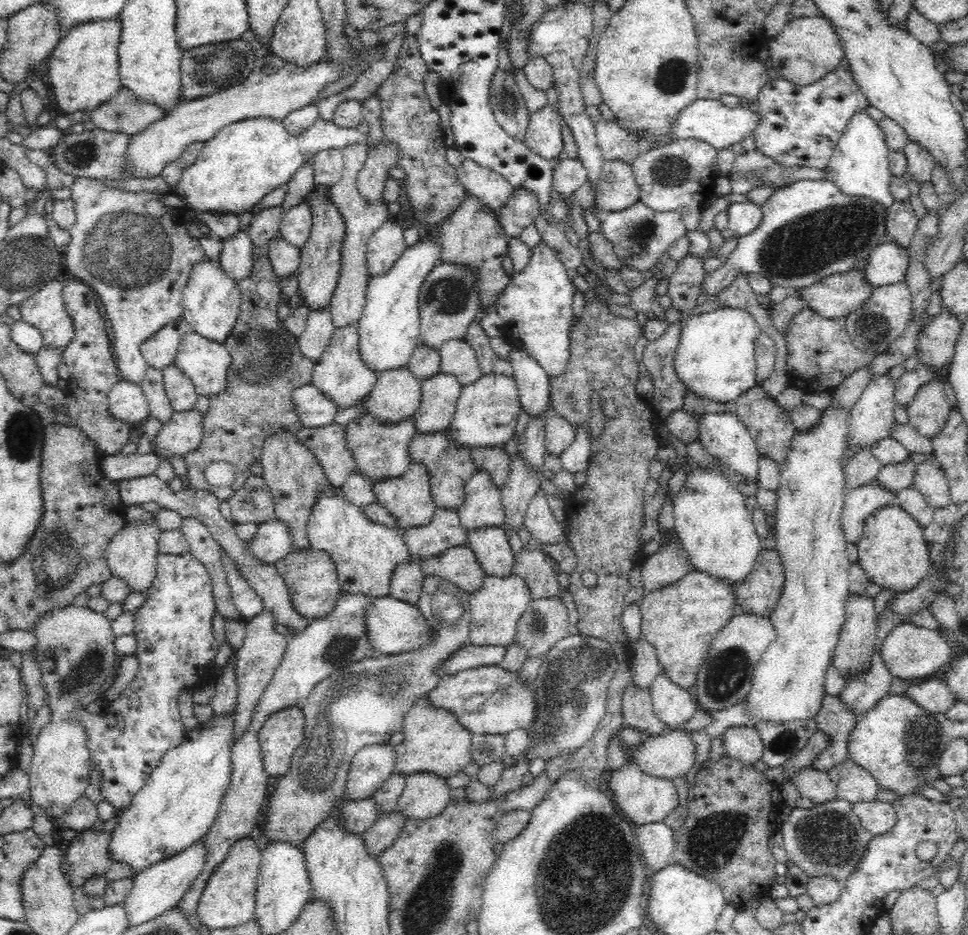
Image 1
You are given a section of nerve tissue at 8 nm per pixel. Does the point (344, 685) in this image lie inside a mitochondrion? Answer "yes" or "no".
yes

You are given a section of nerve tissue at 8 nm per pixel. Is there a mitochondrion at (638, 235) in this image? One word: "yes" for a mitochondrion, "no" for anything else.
yes

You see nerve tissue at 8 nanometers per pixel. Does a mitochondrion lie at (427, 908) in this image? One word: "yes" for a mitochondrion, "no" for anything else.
yes

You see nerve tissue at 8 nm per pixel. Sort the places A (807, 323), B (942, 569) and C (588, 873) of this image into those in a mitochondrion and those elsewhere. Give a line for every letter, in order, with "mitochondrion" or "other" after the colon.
A: other
B: other
C: mitochondrion

